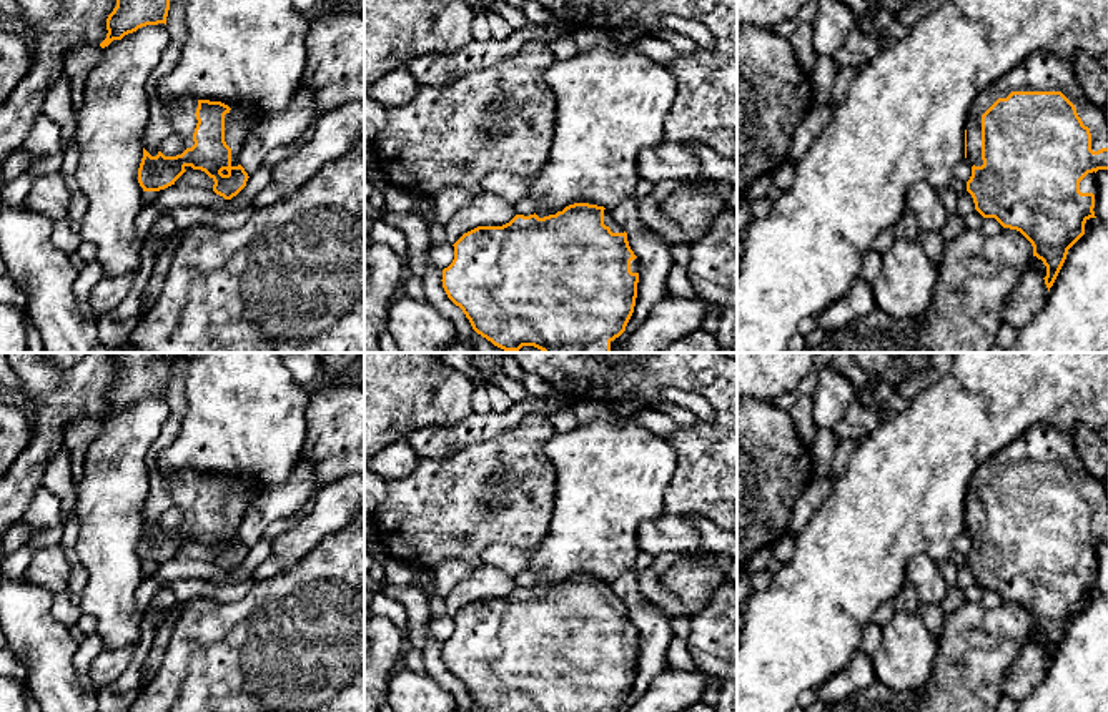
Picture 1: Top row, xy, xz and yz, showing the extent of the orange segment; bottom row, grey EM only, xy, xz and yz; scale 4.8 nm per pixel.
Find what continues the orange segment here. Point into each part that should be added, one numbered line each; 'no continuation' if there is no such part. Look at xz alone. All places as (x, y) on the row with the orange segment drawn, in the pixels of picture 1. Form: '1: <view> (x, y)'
1: xz (609, 220)

